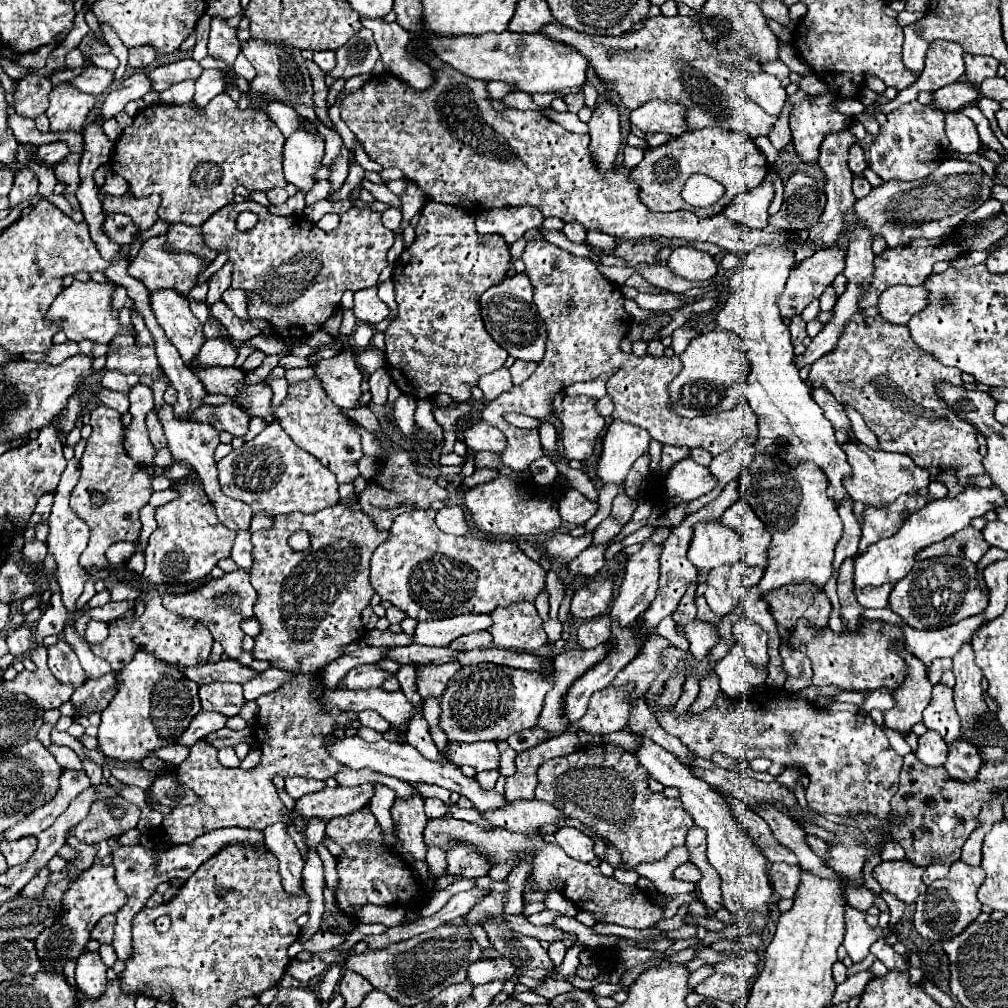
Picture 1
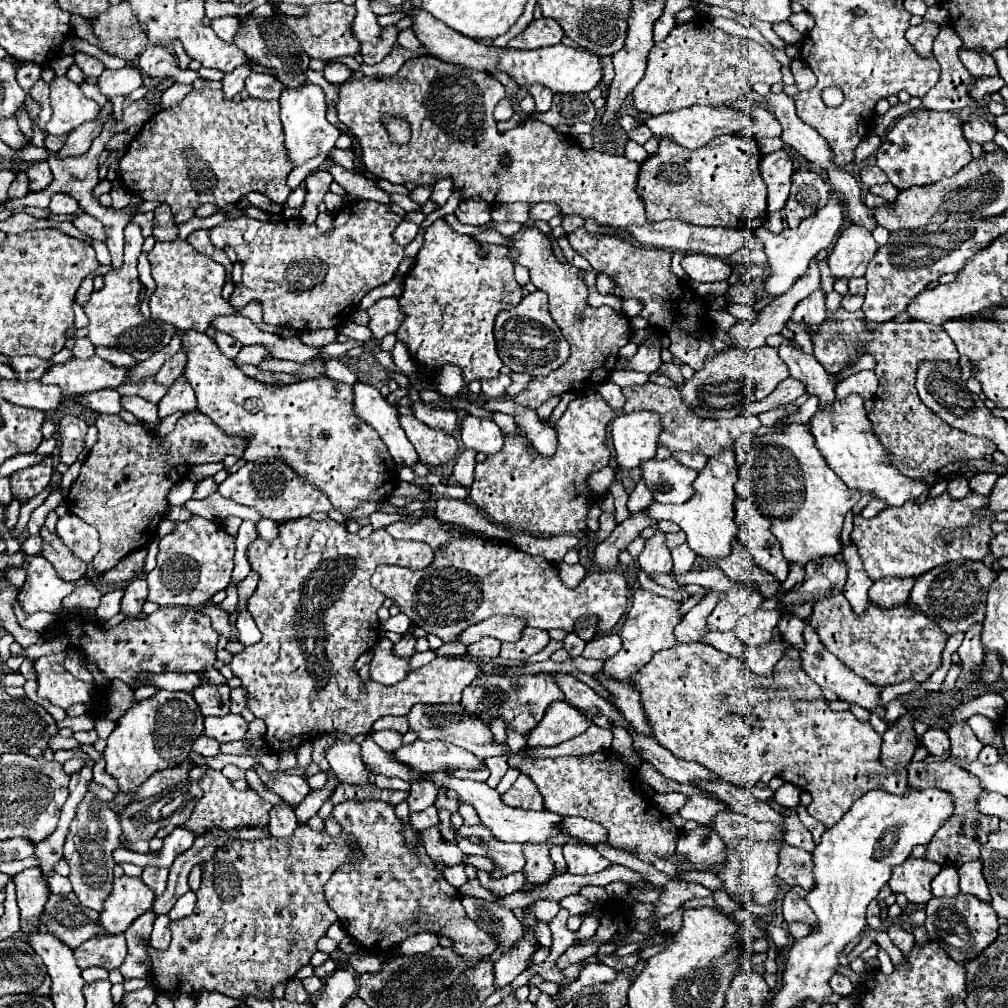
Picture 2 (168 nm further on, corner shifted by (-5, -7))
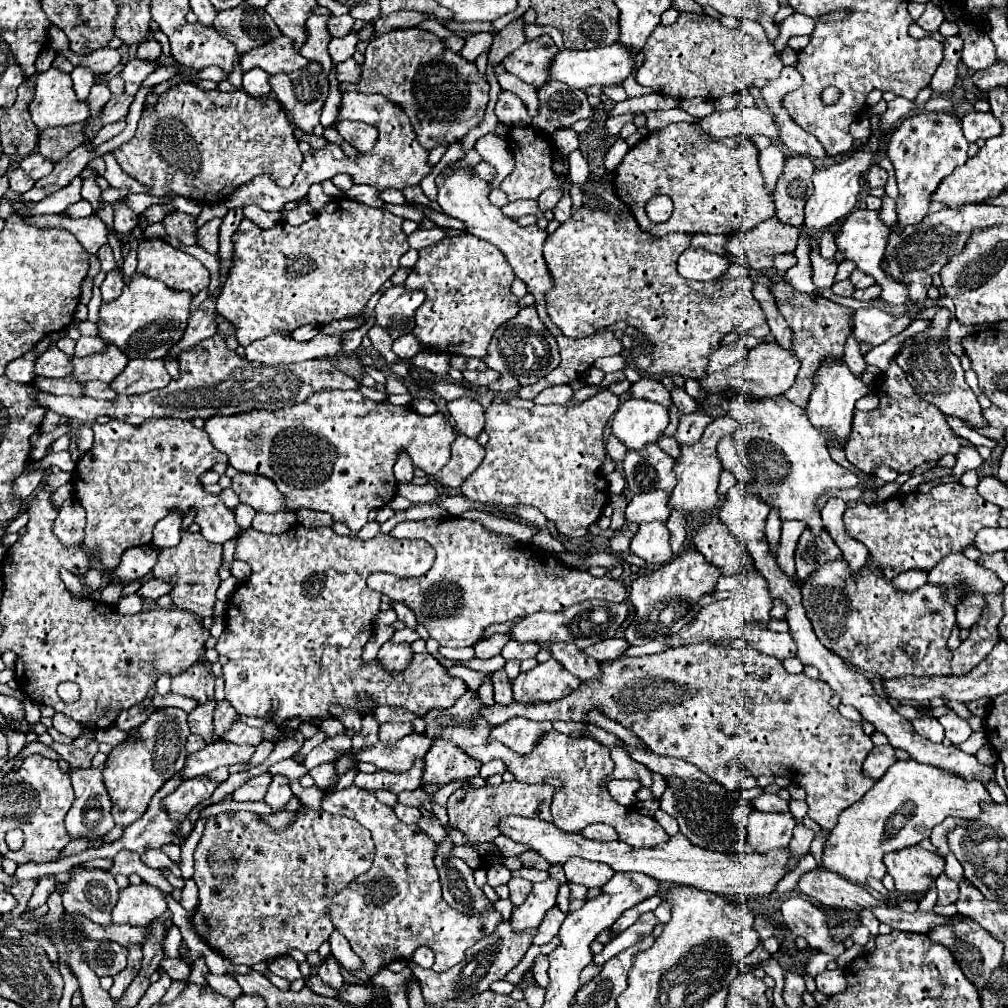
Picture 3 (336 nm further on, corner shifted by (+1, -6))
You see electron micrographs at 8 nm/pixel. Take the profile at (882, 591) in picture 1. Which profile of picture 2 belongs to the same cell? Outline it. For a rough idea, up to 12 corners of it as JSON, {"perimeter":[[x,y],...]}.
{"perimeter":[[887,576],[869,588],[881,608],[907,602],[915,578]]}

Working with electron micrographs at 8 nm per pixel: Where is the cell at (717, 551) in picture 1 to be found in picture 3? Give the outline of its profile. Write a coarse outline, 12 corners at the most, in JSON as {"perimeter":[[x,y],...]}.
{"perimeter":[[711,421],[697,445],[681,447],[671,509],[697,525],[715,511],[717,443],[739,425]]}

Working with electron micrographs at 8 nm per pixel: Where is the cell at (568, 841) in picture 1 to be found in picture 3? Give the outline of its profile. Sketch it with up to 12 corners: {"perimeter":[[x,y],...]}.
{"perimeter":[[571,857],[563,865],[569,883],[603,887],[609,865]]}

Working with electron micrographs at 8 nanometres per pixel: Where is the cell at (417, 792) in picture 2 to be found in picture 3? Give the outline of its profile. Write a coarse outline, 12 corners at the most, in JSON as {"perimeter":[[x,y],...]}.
{"perimeter":[[433,741],[425,783],[477,775],[481,763],[451,741]]}

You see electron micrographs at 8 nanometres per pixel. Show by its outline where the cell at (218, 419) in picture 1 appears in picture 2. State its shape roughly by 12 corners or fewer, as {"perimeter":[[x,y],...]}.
{"perimeter":[[199,412],[163,438],[99,414],[67,496],[95,572],[145,548],[191,466],[245,440]]}

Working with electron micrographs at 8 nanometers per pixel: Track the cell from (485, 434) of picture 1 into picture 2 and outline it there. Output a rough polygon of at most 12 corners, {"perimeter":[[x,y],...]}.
{"perimeter":[[465,416],[465,448],[491,456],[505,436],[493,420]]}

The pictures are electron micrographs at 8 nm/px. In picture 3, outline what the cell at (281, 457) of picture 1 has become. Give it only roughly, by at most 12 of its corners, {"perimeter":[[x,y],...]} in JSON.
{"perimeter":[[237,473],[233,491],[255,511],[277,513],[283,495],[261,475]]}

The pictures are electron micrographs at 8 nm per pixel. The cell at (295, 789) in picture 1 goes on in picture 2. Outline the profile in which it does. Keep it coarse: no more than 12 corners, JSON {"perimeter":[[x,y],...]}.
{"perimeter":[[283,774],[267,788],[291,806],[311,792],[305,778]]}

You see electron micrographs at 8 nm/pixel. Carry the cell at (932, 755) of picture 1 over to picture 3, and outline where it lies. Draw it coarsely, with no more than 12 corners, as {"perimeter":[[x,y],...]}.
{"perimeter":[[917,717],[911,725],[933,743],[943,741],[943,727],[937,719]]}

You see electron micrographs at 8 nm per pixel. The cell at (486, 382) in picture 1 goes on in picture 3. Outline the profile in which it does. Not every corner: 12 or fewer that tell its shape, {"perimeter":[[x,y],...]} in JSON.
{"perimeter":[[465,371],[473,387],[487,387],[499,377],[495,371]]}

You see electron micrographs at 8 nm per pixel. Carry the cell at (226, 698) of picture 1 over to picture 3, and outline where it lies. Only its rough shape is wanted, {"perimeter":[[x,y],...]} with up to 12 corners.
{"perimeter":[[207,663],[175,675],[171,691],[199,703],[213,699],[215,677]]}

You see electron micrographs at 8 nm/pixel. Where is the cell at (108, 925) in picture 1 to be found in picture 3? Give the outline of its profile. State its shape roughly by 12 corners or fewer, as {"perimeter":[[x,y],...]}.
{"perimeter":[[111,941],[81,943],[99,977],[115,977],[127,967],[127,949]]}

